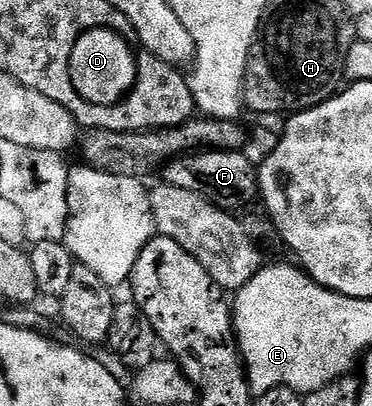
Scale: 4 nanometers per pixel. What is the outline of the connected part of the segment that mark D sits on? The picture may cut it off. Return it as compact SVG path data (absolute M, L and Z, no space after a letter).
M109 26L83 30L70 54L70 80L76 93L80 93L84 101L105 107L117 103L129 92L138 79L139 65L139 60L134 59L129 45L110 30Z

